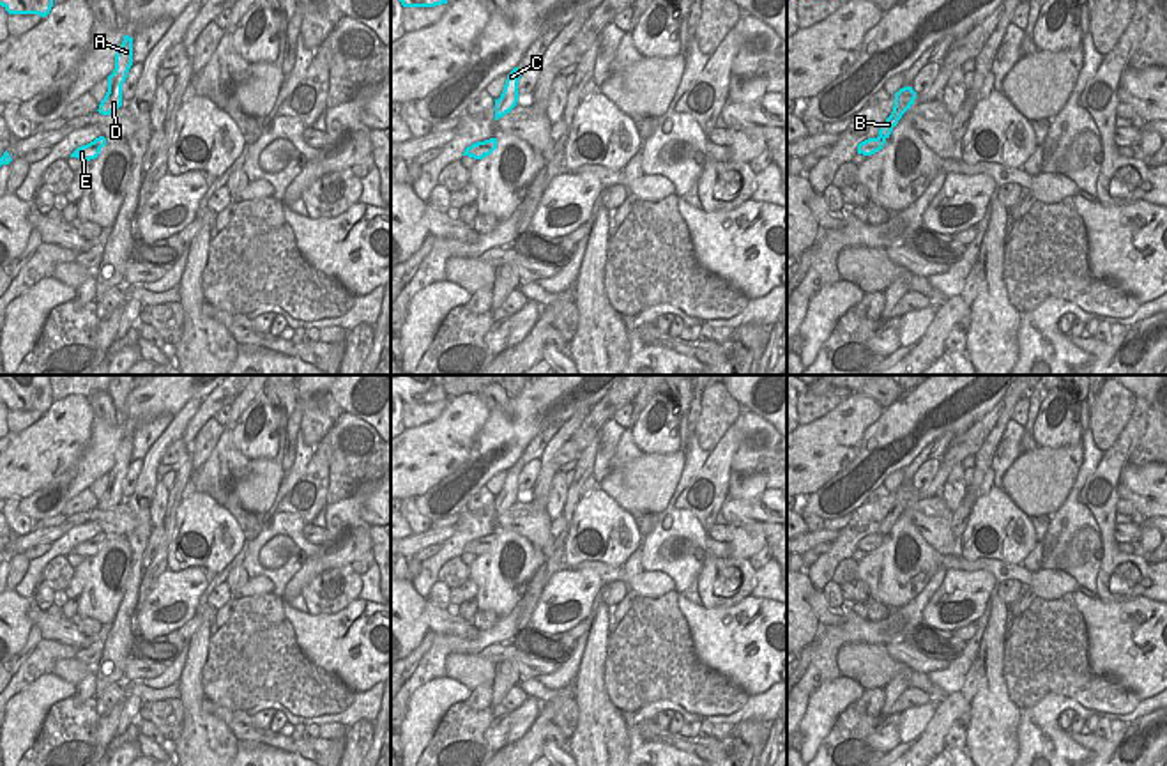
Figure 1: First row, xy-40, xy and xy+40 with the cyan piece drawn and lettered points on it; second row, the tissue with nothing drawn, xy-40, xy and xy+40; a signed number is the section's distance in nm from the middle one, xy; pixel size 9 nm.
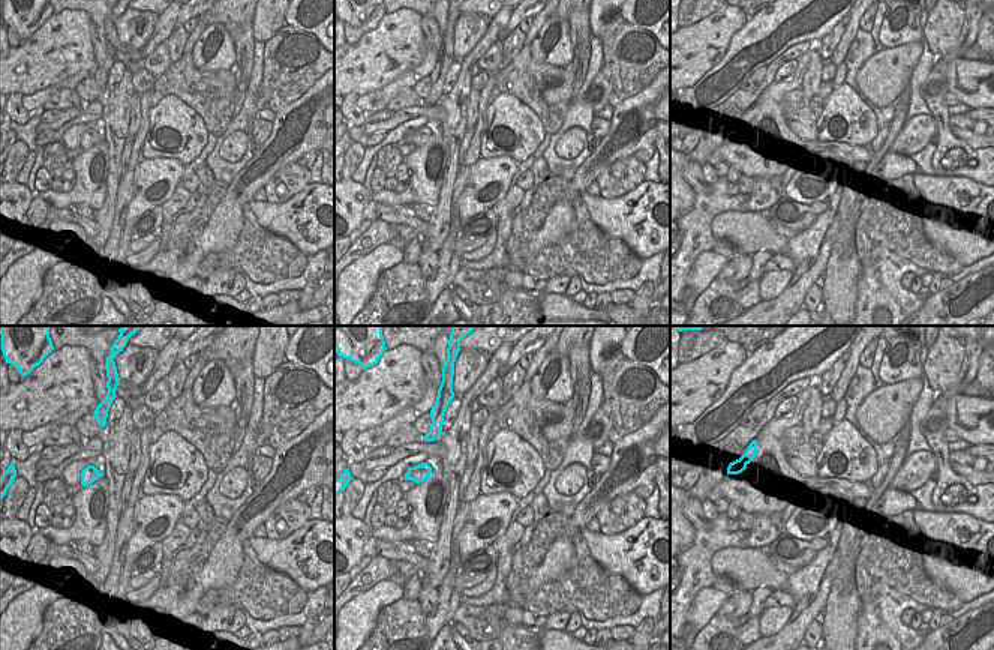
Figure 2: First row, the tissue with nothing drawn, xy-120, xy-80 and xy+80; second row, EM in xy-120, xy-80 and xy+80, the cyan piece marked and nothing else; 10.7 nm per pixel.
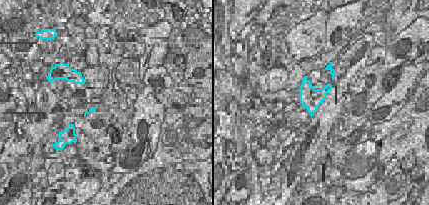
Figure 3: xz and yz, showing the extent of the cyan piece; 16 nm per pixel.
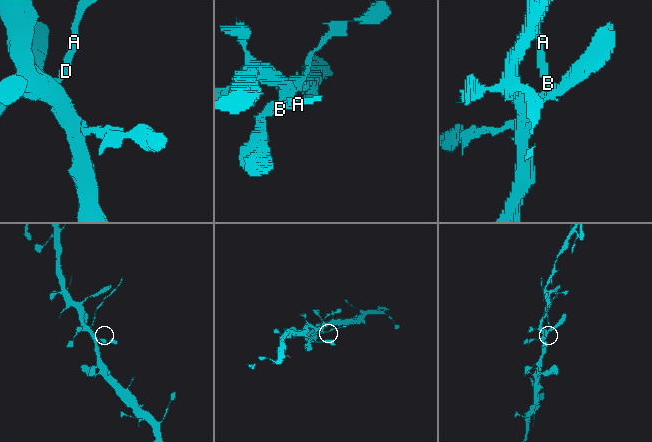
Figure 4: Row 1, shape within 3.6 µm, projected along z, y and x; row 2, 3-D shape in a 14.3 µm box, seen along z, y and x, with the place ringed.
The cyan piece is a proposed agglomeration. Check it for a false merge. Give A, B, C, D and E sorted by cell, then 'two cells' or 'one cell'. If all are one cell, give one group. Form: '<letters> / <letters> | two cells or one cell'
A C D / B E | two cells

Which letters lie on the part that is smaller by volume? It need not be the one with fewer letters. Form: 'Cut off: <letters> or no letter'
Cut off: A, C, D

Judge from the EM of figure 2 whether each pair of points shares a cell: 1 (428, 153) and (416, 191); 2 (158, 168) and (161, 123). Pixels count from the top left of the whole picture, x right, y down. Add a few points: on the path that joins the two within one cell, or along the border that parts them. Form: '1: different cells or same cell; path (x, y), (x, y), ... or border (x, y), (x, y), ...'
1: same cell; path (425, 162), (425, 182)
2: different cells; border (144, 158), (176, 158), (183, 165)

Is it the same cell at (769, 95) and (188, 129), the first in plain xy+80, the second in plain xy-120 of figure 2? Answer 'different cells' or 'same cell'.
different cells

